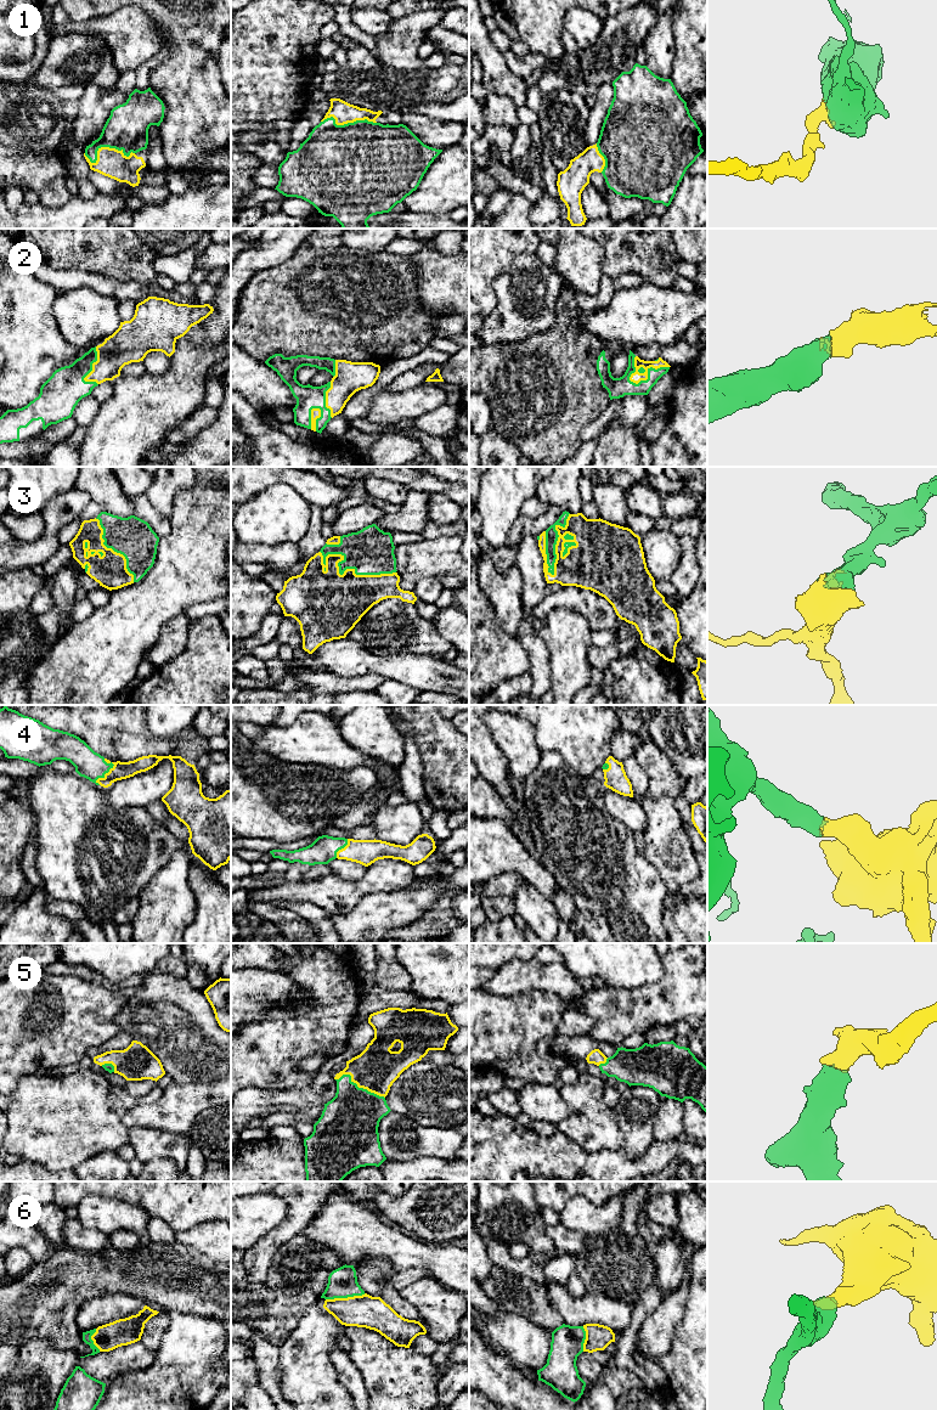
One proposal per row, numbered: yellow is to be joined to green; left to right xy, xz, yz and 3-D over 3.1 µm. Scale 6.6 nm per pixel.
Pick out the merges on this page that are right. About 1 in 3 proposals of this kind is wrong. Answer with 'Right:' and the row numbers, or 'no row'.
Right: 1, 2, 3, 4, 5, 6

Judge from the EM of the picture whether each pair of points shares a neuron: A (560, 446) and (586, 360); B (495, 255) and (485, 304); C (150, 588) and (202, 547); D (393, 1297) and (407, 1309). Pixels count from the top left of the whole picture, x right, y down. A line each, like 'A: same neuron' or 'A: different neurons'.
A: same neuron
B: same neuron
C: same neuron
D: same neuron

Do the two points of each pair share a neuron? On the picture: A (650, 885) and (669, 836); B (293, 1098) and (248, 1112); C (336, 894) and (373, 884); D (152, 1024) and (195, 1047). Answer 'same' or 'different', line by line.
A: different
B: same
C: same
D: same

